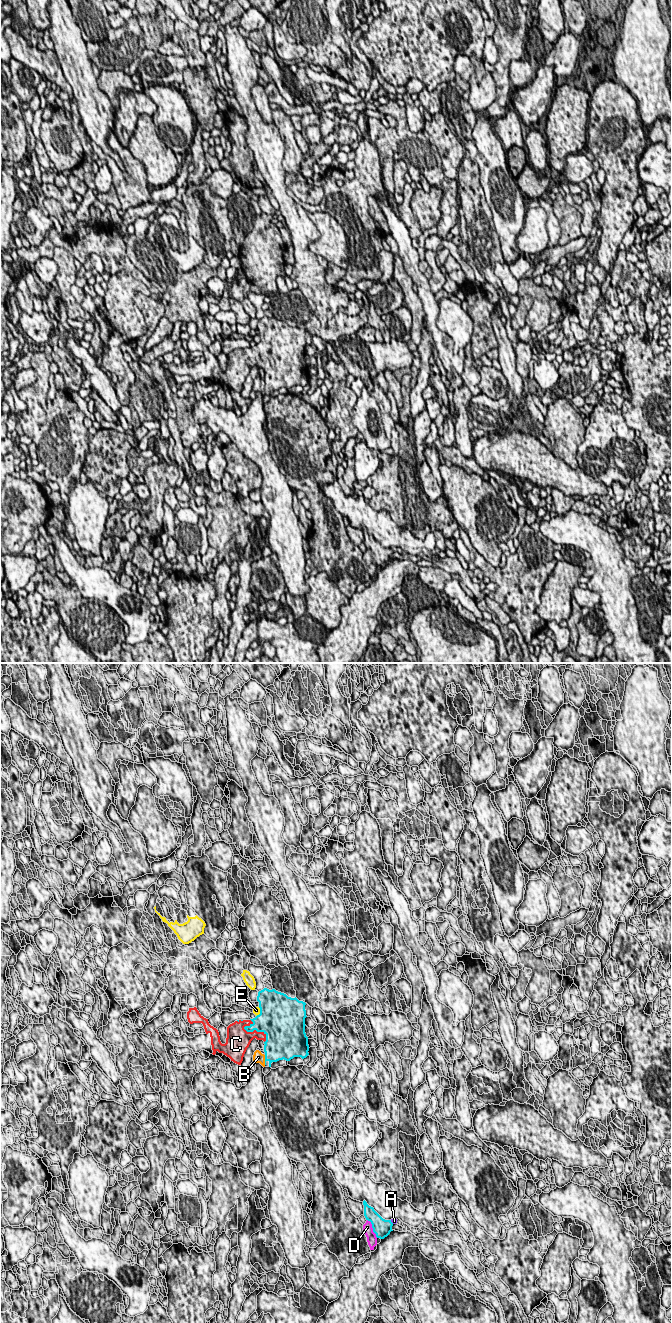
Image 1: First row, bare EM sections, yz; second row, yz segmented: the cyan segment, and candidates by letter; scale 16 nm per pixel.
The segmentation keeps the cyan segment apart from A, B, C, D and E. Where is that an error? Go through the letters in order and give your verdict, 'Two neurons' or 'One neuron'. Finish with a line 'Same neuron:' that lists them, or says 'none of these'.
A: Two neurons
B: Two neurons
C: One neuron
D: Two neurons
E: Two neurons
Same neuron: C

